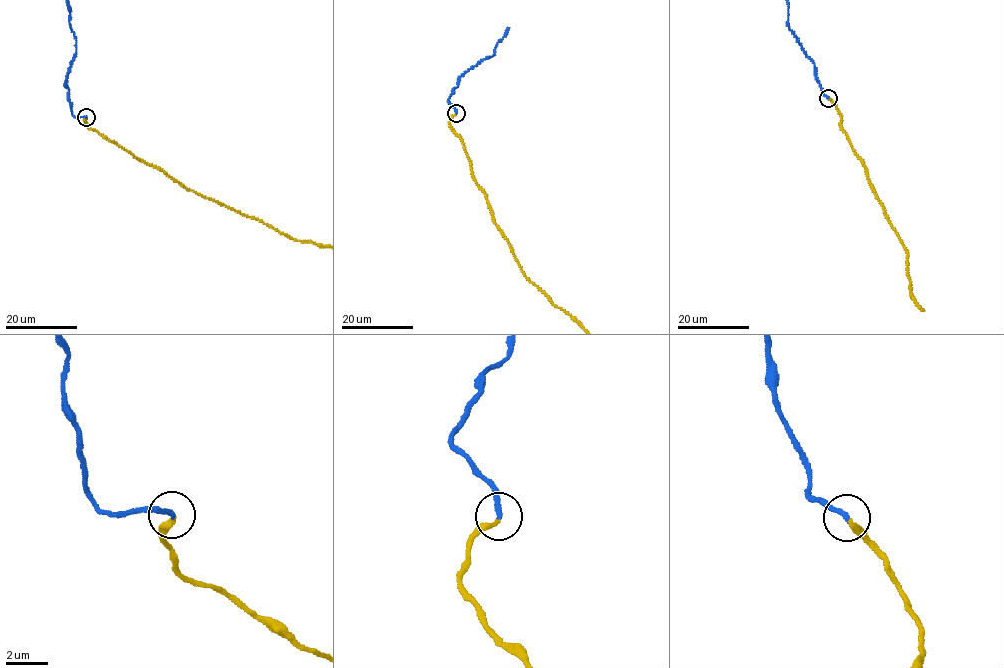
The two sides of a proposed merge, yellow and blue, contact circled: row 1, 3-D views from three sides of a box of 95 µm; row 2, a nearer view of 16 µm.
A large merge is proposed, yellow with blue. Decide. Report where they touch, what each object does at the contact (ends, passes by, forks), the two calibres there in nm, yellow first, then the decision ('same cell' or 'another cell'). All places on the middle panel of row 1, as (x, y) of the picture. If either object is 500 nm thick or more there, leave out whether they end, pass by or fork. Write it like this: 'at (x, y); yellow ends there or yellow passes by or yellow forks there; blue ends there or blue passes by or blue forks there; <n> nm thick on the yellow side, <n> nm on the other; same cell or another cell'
at (456, 113); yellow ends there; blue ends there; 240 nm thick on the yellow side, 260 nm on the other; same cell

